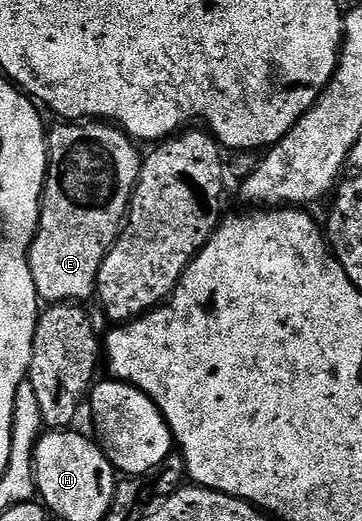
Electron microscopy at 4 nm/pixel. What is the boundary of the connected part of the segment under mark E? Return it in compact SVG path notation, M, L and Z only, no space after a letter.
M60 121L56 128L48 131L48 179L44 183L44 197L40 205L40 228L36 231L34 241L28 250L30 261L30 273L34 277L37 296L45 304L55 305L58 303L83 304L83 299L92 299L96 294L96 278L98 269L102 269L102 261L106 261L108 250L116 243L120 230L124 228L124 220L128 218L128 206L132 200L132 194L136 183L140 180L140 164L142 162L142 151L132 138L121 131L115 125L109 125L104 121Z

